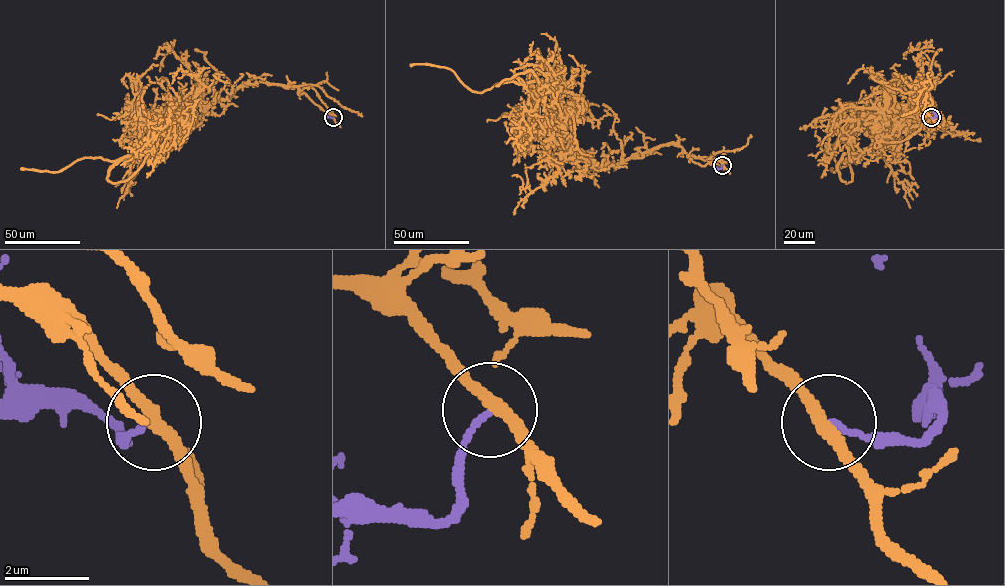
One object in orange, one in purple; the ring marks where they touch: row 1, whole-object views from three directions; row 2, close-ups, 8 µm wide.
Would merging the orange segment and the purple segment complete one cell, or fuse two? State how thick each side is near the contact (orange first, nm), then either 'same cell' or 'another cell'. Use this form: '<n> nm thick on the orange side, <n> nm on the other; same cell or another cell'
300 nm thick on the orange side, 130 nm on the other; another cell

